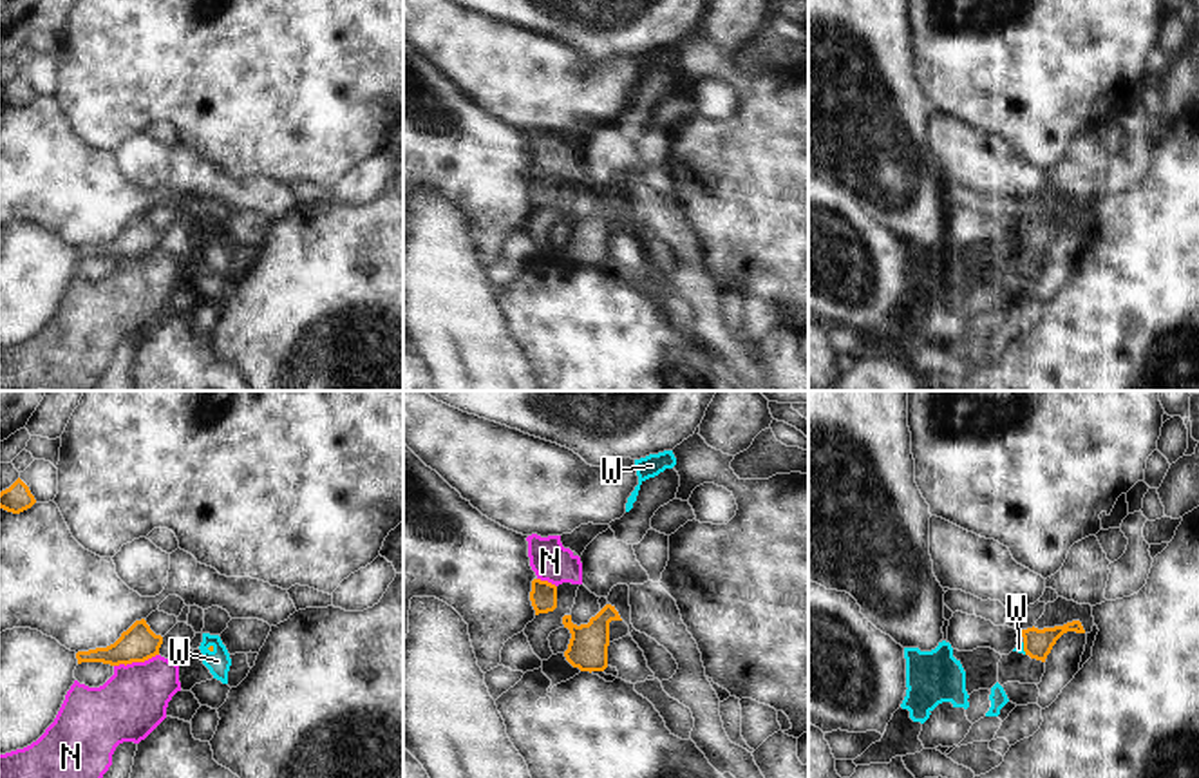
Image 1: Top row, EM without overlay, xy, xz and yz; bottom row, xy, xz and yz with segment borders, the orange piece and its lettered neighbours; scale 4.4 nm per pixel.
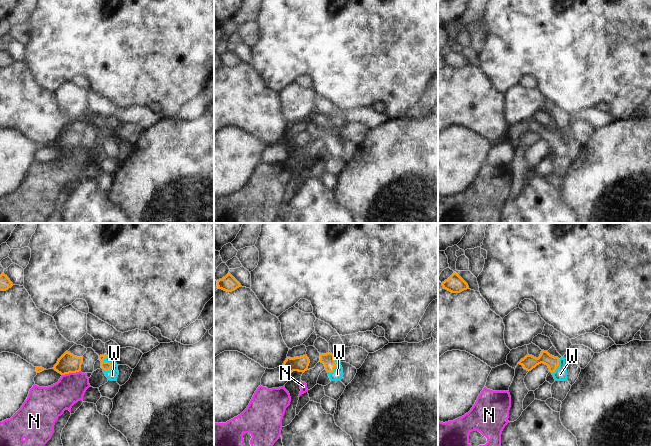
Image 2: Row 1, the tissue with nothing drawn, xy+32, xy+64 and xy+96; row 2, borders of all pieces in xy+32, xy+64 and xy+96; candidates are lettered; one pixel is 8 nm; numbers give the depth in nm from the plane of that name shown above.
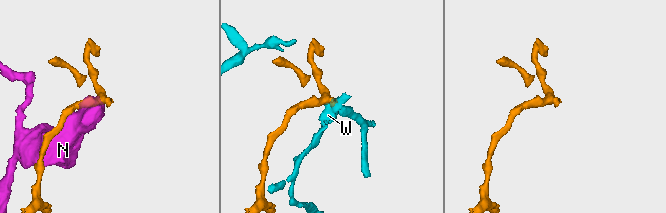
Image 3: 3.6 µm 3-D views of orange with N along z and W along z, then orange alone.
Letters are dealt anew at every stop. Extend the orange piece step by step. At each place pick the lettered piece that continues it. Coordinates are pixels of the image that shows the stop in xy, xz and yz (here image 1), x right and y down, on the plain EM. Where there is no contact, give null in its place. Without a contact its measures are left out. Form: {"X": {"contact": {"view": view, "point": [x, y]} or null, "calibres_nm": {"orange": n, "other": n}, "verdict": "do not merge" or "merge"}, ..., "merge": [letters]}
{"N": {"contact": {"view": "xy", "point": [136, 256]}, "calibres_nm": {"orange": 160, "other": 300}, "verdict": "do not merge"}, "W": {"contact": {"view": "xy", "point": [210, 241]}, "calibres_nm": {"orange": 20, "other": 110}, "verdict": "merge"}, "merge": ["W"]}

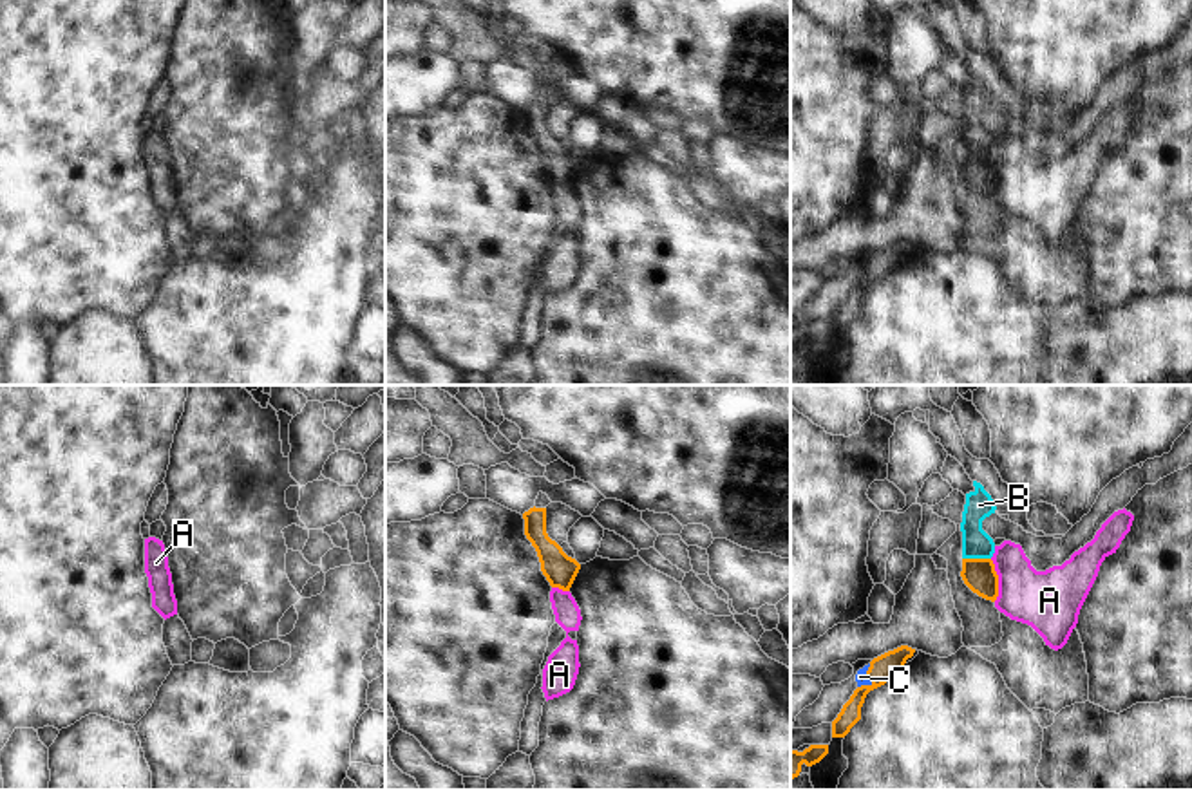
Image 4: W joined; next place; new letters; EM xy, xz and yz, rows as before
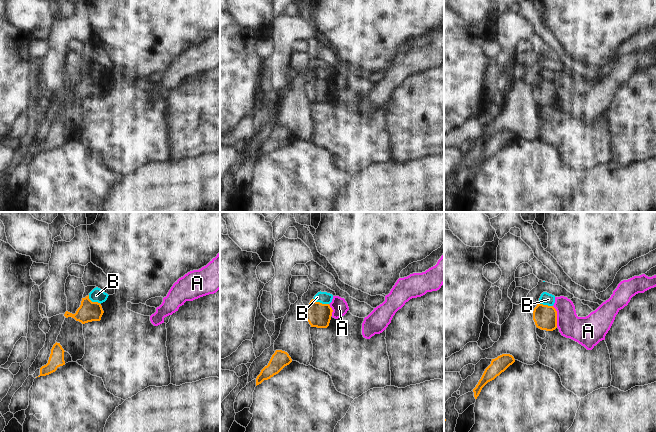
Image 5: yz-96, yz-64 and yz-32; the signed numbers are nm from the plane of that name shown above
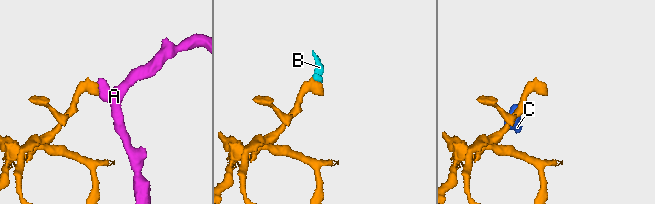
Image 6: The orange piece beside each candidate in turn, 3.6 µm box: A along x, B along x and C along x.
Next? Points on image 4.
{"A": {"contact": {"view": "yz", "point": [997, 176]}, "calibres_nm": {"orange": 150, "other": 280}, "verdict": "do not merge"}, "B": {"contact": {"view": "yz", "point": [977, 154]}, "calibres_nm": {"orange": 150, "other": 130}, "verdict": "do not merge"}, "C": {"contact": {"view": "yz", "point": [869, 273]}, "calibres_nm": {"orange": 110, "other": 50}, "verdict": "do not merge"}, "merge": []}

